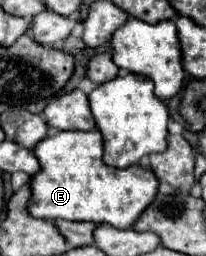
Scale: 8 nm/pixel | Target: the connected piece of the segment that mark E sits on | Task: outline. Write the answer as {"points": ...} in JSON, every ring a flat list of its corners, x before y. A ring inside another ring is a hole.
{"points":[[99,130,53,132,33,152,41,162,41,172,31,178,33,198,29,202,29,214,33,218,87,220,115,228,133,228,159,192,159,180,149,168,141,164,113,168,103,162,103,136]]}

